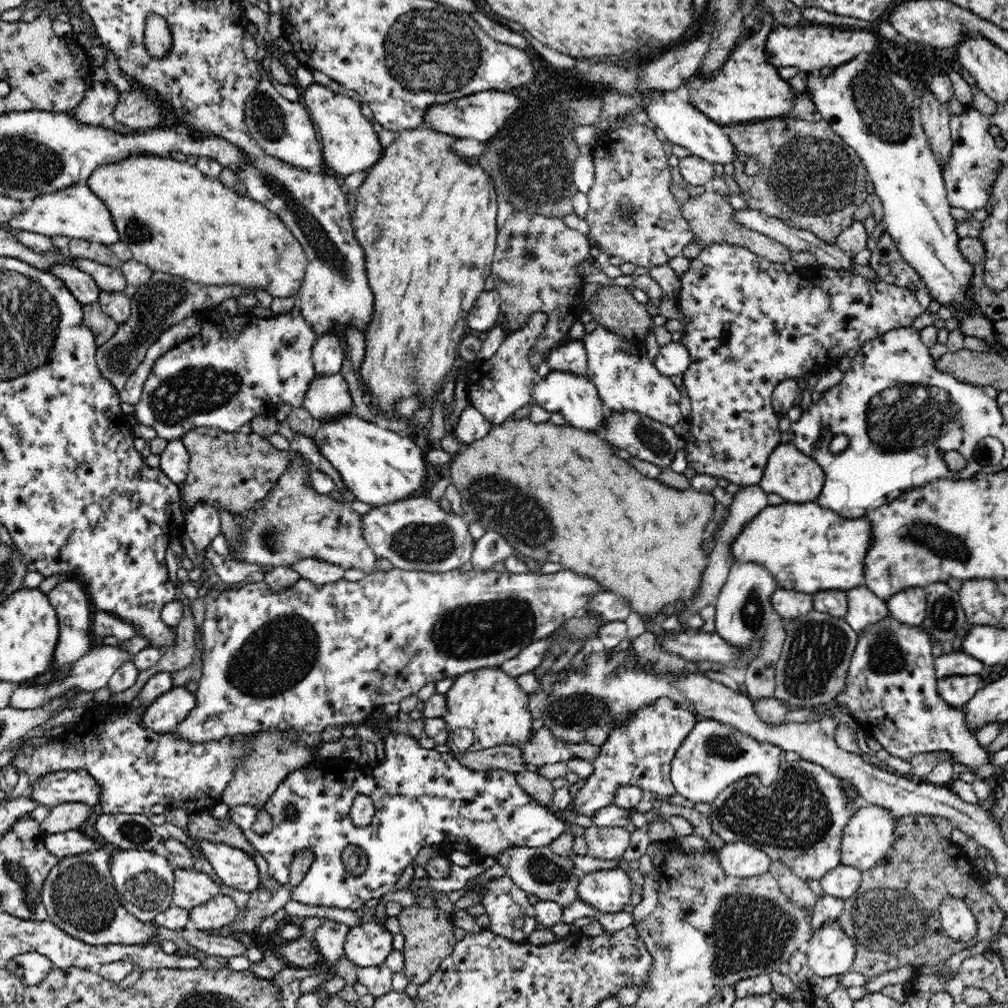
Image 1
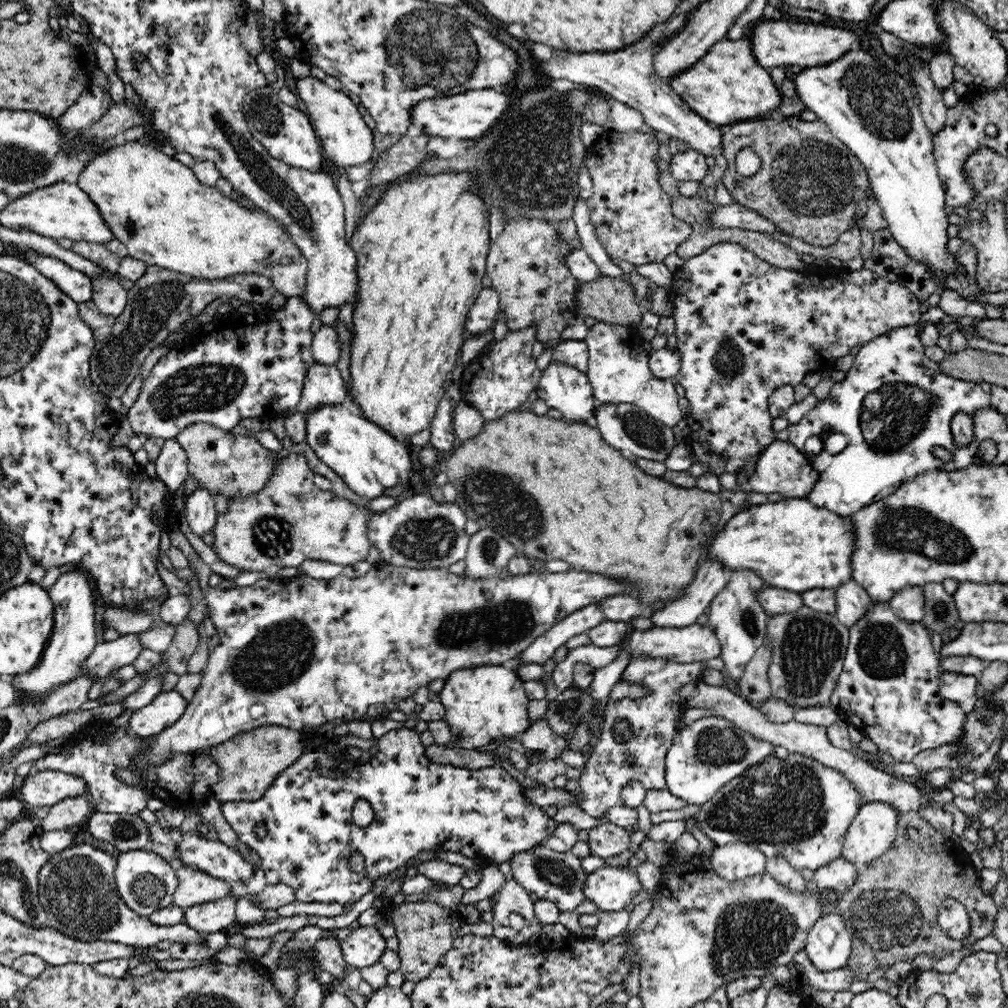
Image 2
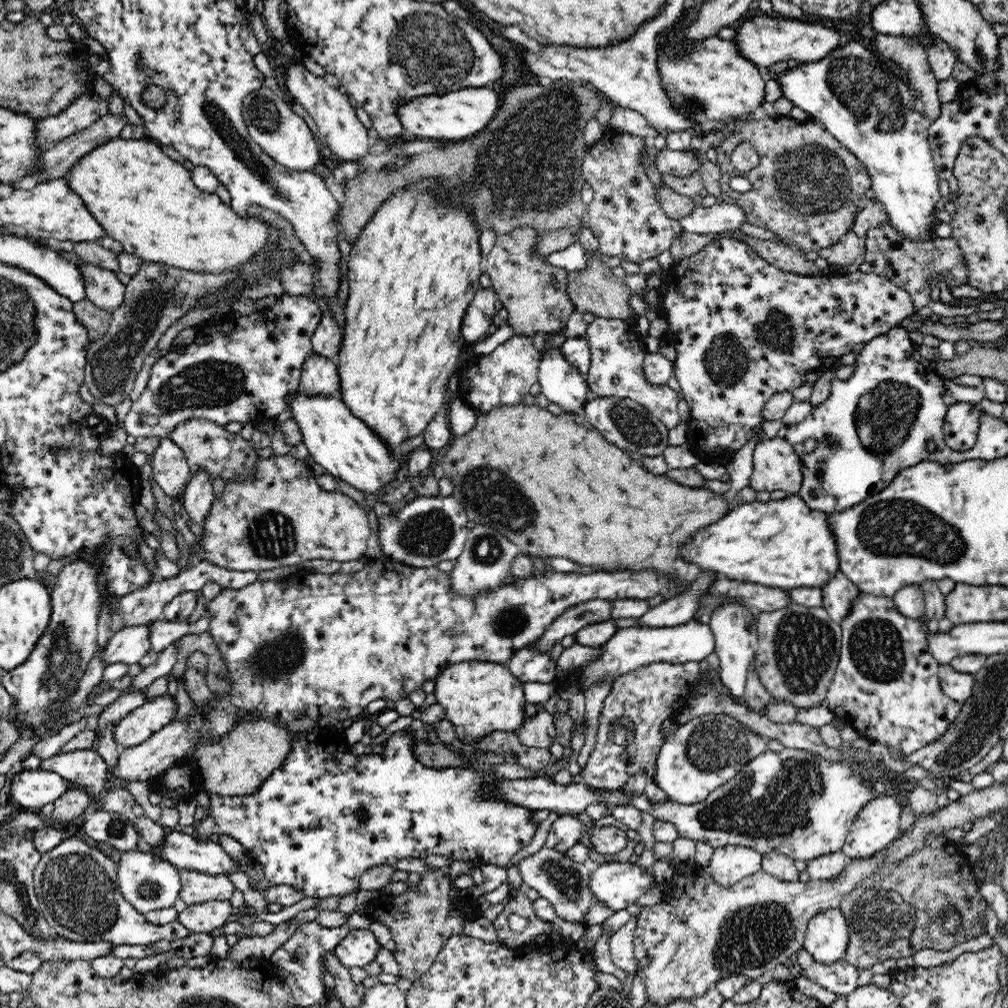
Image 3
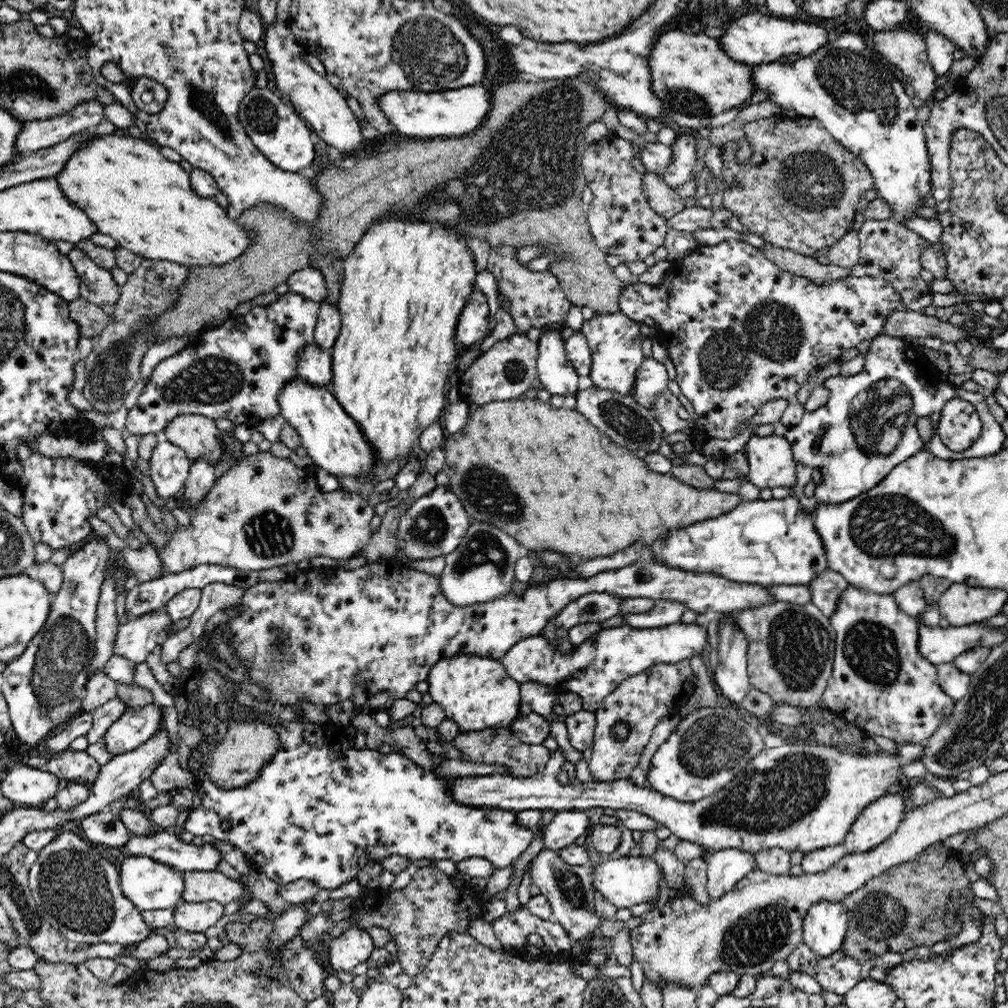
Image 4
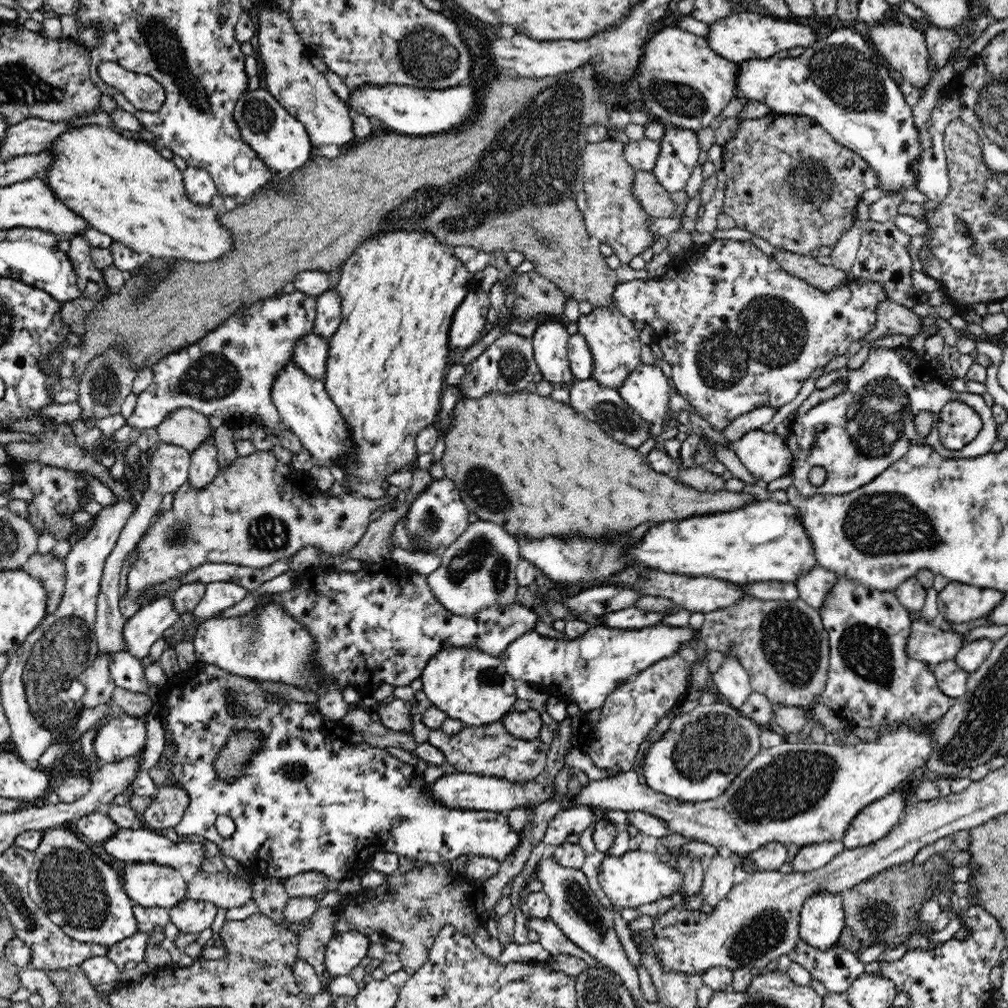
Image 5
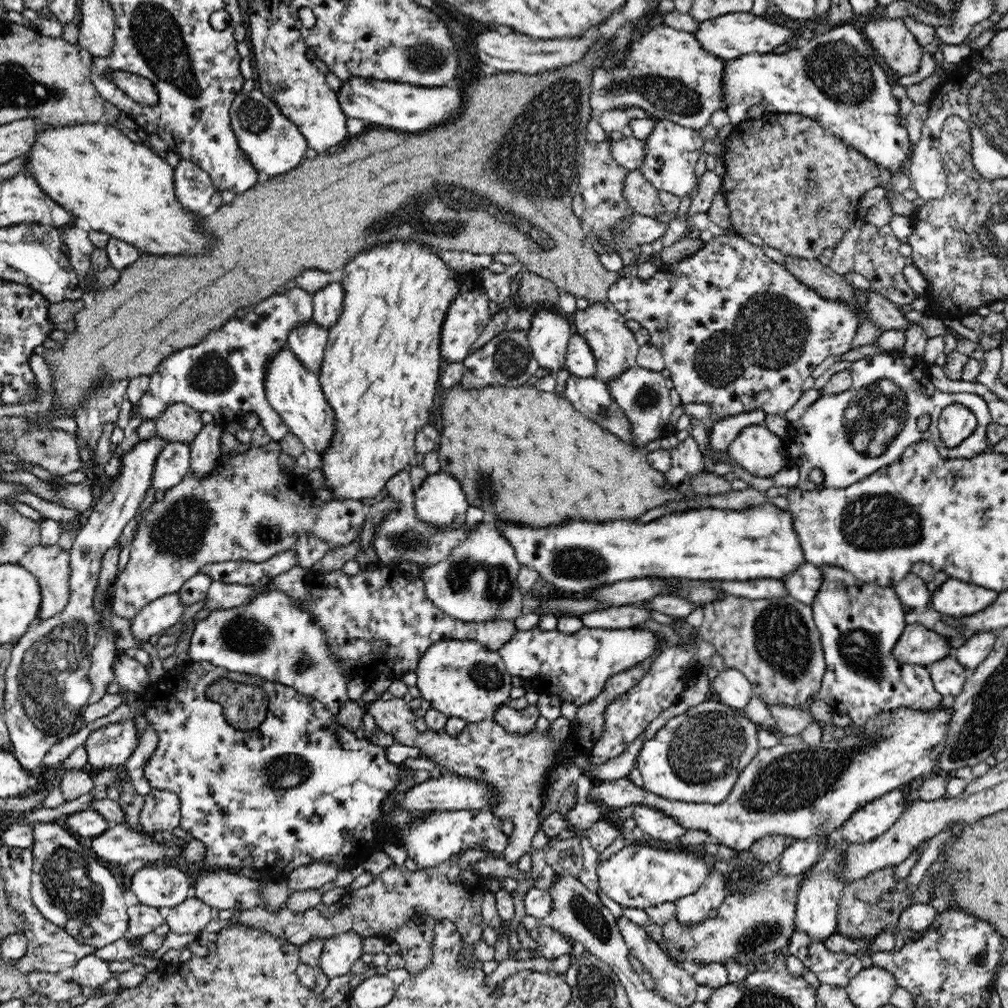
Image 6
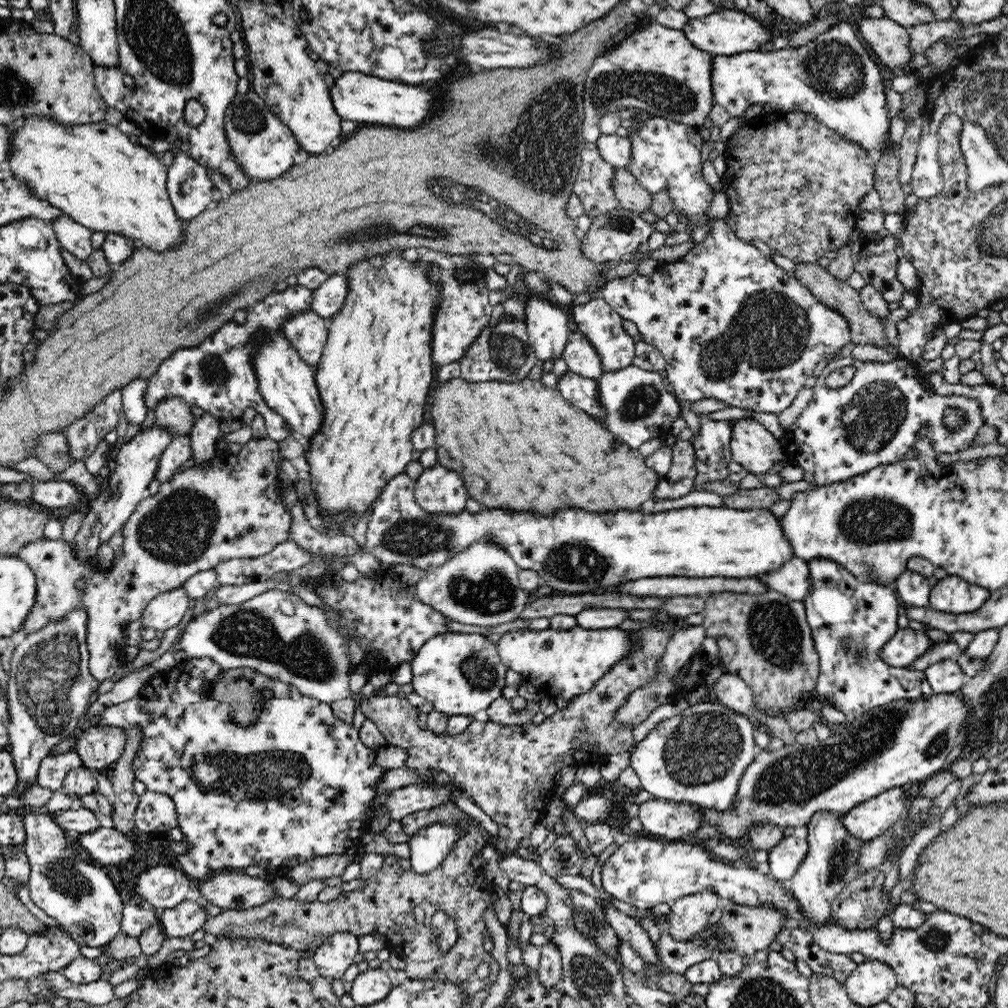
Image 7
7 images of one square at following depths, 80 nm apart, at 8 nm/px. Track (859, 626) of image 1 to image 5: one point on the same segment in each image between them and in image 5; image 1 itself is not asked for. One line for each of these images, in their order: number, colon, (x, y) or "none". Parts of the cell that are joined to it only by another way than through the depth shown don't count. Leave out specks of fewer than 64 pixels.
2: (852, 600)
3: (839, 592)
4: (825, 589)
5: (813, 586)

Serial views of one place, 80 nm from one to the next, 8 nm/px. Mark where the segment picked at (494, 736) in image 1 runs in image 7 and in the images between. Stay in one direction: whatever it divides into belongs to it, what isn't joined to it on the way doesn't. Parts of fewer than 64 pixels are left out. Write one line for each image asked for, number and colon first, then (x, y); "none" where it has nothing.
2: (483, 703)
3: (478, 697)
4: (476, 693)
5: (467, 684)
6: (461, 678)
7: (460, 674)

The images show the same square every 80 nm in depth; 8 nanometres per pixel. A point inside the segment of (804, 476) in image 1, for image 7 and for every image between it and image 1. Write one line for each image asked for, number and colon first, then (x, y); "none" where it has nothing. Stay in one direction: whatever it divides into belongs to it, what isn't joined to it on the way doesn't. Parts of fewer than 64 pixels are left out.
2: (781, 467)
3: (777, 466)
4: (771, 463)
5: (766, 455)
6: (762, 453)
7: (752, 446)

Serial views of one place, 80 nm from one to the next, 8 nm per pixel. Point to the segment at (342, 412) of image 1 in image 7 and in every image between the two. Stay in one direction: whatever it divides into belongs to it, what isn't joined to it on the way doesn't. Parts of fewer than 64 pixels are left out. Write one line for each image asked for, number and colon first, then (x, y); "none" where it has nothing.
2: (323, 385)
3: (319, 376)
4: (314, 366)
5: (310, 353)
6: (308, 341)
7: (307, 332)

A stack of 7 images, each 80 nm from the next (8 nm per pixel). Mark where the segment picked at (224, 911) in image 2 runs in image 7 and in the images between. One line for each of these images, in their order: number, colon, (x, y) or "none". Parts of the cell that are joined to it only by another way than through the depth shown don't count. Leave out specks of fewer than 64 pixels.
3: (203, 918)
4: (197, 916)
5: (194, 916)
6: (192, 915)
7: (184, 920)

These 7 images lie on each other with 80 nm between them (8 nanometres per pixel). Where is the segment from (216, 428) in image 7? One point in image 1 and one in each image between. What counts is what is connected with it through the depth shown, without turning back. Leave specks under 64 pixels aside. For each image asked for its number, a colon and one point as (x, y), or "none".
1: (202, 522)
2: (198, 507)
3: (197, 497)
4: (201, 477)
5: (204, 466)
6: (205, 454)

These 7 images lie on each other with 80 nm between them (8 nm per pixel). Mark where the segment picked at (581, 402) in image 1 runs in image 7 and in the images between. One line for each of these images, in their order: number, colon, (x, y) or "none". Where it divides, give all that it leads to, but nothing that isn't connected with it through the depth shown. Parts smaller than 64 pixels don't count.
2: (563, 387)
3: (563, 384)
4: (557, 375)
5: (550, 340)
6: (549, 334)
7: (548, 325)

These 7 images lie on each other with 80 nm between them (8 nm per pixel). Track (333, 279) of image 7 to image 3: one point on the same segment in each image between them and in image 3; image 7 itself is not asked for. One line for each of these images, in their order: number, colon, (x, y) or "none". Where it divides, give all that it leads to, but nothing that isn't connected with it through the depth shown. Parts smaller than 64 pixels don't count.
3: (326, 340)
4: (328, 325)
5: (328, 317)
6: (328, 303)

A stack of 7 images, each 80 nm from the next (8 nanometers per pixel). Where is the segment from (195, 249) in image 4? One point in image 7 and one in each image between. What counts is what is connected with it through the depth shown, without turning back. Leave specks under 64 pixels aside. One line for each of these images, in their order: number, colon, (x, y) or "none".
5: (123, 187)
6: (113, 185)
7: (92, 172)

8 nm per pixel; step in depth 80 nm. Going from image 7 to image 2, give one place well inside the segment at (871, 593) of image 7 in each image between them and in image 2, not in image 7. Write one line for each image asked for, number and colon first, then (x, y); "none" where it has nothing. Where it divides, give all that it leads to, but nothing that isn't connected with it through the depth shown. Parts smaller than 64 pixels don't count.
2: (889, 687)
3: (886, 686)
4: (880, 684)
5: (872, 683)
6: (859, 623)

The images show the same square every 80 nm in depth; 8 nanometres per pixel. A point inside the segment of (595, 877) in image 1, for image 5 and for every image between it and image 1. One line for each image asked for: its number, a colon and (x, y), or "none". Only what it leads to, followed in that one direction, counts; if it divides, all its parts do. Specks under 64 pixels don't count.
2: (611, 888)
3: (617, 885)
4: (623, 881)
5: (638, 877)

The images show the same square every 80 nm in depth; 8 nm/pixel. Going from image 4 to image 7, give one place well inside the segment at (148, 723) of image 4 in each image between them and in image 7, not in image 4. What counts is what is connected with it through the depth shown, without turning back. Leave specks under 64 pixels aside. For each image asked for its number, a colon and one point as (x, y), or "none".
5: (121, 738)
6: (111, 745)
7: (98, 747)

